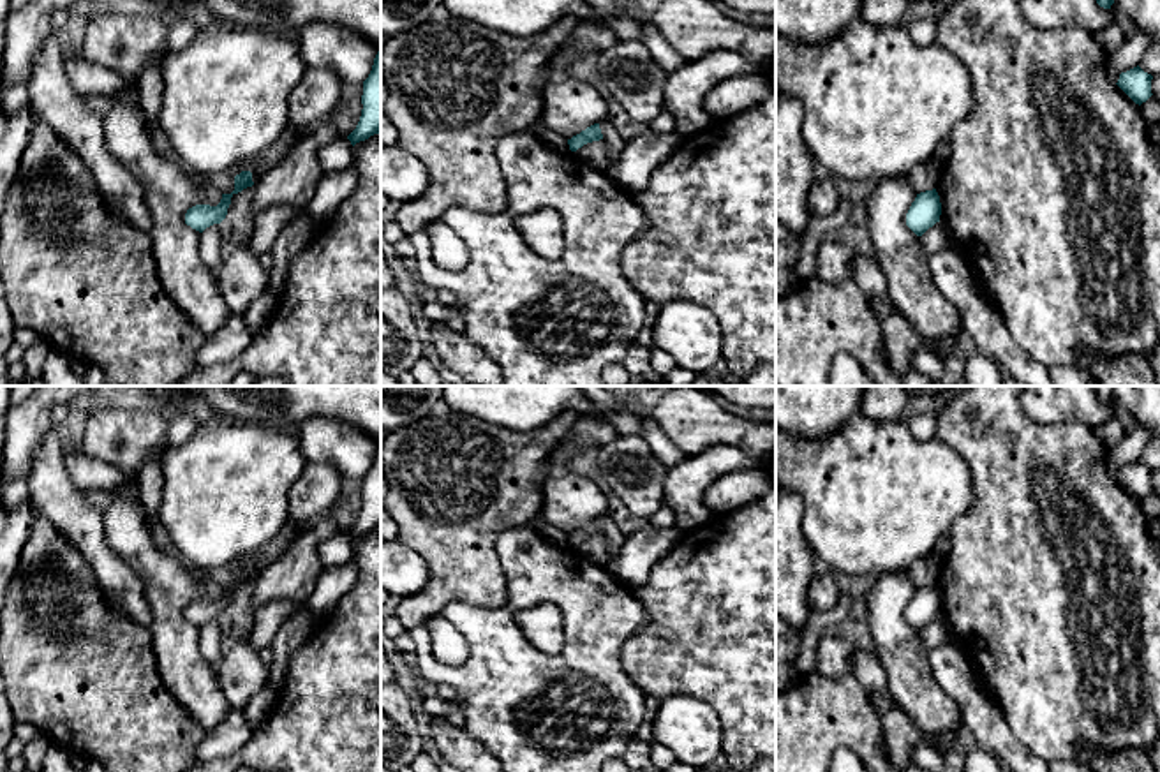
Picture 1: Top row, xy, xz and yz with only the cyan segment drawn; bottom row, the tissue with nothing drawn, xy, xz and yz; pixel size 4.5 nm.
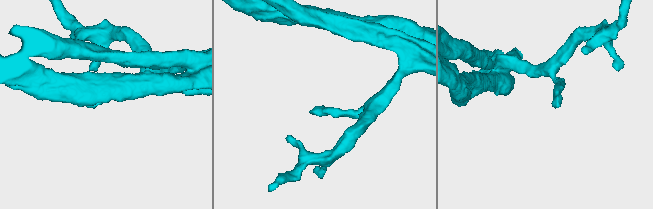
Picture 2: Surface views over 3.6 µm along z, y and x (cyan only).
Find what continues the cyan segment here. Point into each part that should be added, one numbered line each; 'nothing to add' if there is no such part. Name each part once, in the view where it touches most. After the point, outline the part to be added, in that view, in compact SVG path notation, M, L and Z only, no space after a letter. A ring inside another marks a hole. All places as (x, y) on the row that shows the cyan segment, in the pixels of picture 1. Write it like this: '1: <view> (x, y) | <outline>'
nothing to add

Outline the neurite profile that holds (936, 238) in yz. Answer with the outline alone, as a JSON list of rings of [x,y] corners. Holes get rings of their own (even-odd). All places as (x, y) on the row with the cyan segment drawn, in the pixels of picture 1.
[[[941,220],[920,236],[920,243],[926,247],[929,256],[954,249],[948,226]]]

